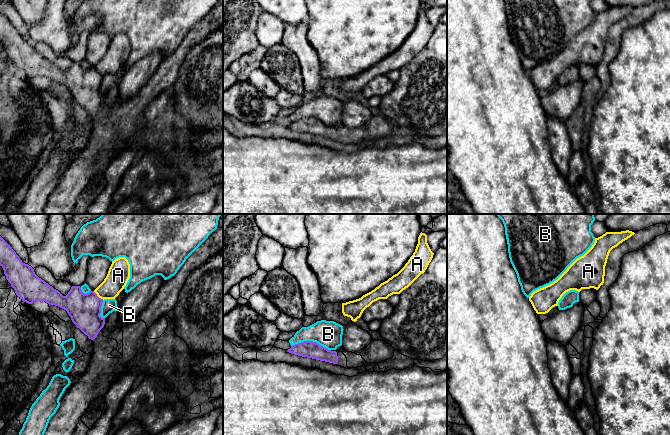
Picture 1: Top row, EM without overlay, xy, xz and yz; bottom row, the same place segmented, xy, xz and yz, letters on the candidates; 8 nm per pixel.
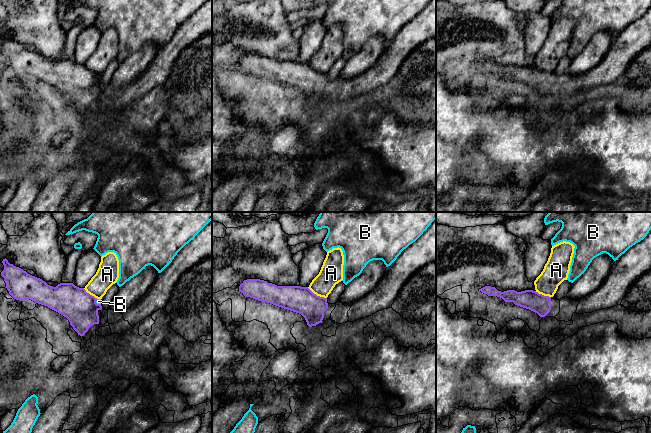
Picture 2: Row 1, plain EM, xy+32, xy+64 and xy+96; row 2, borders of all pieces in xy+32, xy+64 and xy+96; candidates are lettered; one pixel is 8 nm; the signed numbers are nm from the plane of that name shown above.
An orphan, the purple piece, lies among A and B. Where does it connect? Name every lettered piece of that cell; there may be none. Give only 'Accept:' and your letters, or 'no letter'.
Accept: no letter

